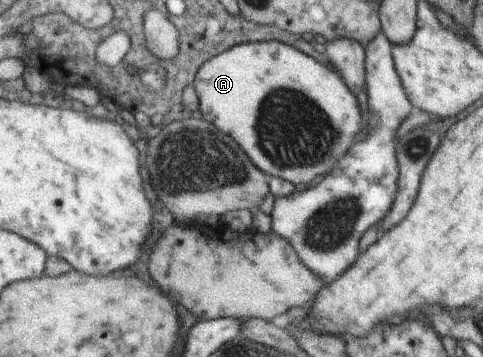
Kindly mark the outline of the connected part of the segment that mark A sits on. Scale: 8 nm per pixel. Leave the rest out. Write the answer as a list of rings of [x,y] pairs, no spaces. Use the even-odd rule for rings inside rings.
[[[277,40],[236,45],[205,61],[194,89],[204,119],[231,136],[264,174],[277,176],[293,186],[301,183],[311,186],[331,173],[351,146],[355,134],[361,130],[357,100],[338,73],[299,48]]]

